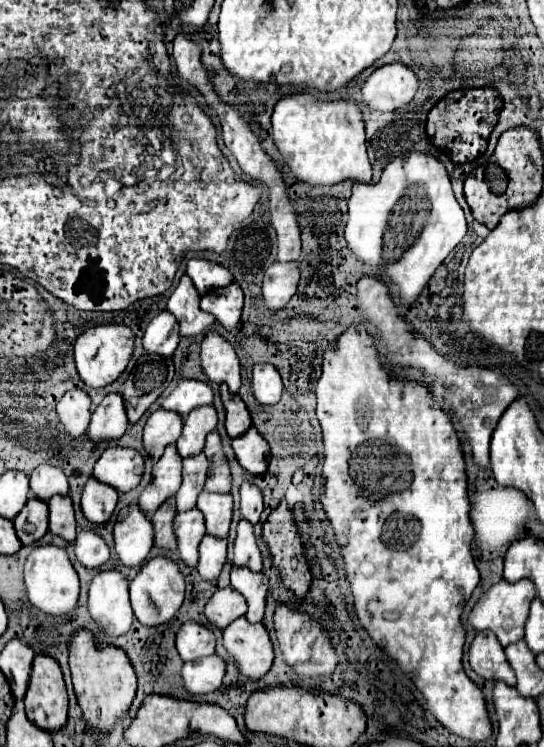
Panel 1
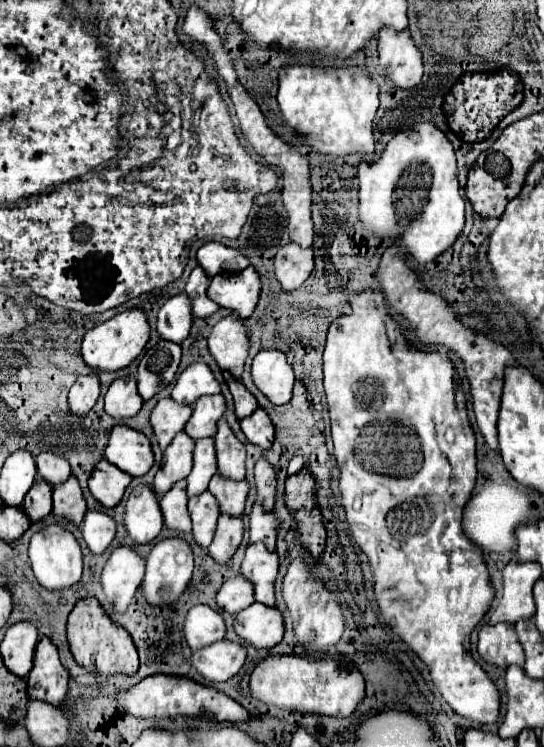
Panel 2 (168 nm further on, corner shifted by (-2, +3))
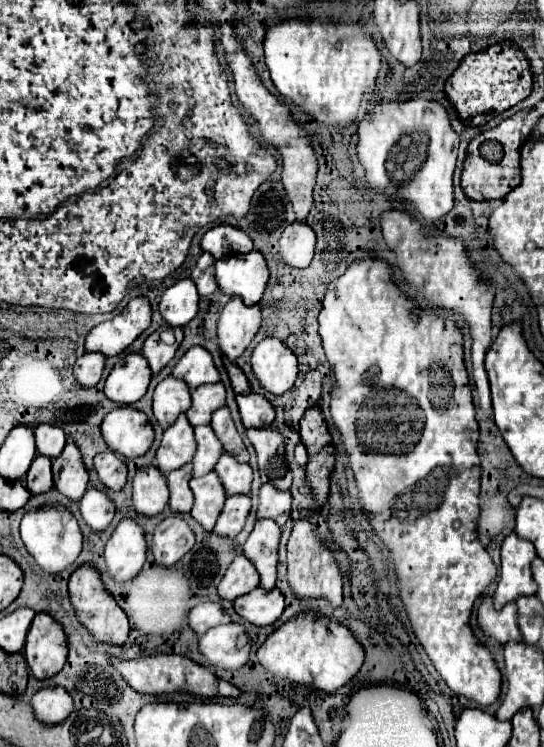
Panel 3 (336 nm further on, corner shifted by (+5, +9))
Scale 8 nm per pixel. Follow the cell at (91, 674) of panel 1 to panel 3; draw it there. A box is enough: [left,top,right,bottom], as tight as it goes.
[69,564,129,646]

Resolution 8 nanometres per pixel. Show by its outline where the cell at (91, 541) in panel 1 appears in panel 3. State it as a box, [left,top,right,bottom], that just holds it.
[79,488,115,530]

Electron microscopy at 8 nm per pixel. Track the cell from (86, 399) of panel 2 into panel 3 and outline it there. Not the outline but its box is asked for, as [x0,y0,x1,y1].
[75,352,105,388]

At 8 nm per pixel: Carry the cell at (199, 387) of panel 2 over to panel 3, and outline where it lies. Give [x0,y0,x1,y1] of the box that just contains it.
[173,348,221,388]

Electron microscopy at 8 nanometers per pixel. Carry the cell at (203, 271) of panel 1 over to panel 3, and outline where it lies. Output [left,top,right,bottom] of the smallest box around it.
[201,224,253,260]

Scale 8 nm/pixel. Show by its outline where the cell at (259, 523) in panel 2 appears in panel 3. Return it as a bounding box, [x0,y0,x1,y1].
[257,484,291,526]

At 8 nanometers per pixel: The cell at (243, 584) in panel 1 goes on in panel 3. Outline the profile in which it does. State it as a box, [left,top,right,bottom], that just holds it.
[243,520,281,590]

